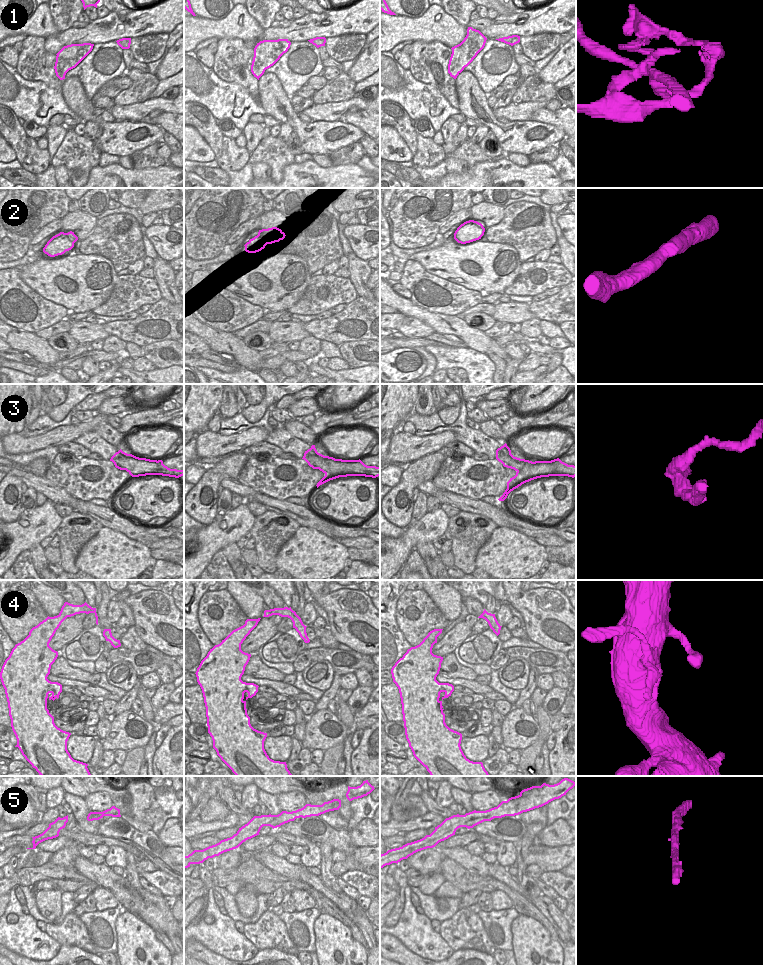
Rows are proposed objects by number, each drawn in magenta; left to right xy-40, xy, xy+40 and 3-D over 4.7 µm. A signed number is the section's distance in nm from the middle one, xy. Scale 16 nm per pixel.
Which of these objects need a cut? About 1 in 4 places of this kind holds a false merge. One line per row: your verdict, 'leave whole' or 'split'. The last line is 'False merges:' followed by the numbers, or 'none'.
1: split
2: leave whole
3: split
4: leave whole
5: leave whole
False merges: 1, 3

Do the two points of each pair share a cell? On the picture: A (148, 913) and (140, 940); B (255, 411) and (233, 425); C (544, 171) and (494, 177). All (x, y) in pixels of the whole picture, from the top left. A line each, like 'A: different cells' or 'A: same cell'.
A: different cells
B: different cells
C: same cell

